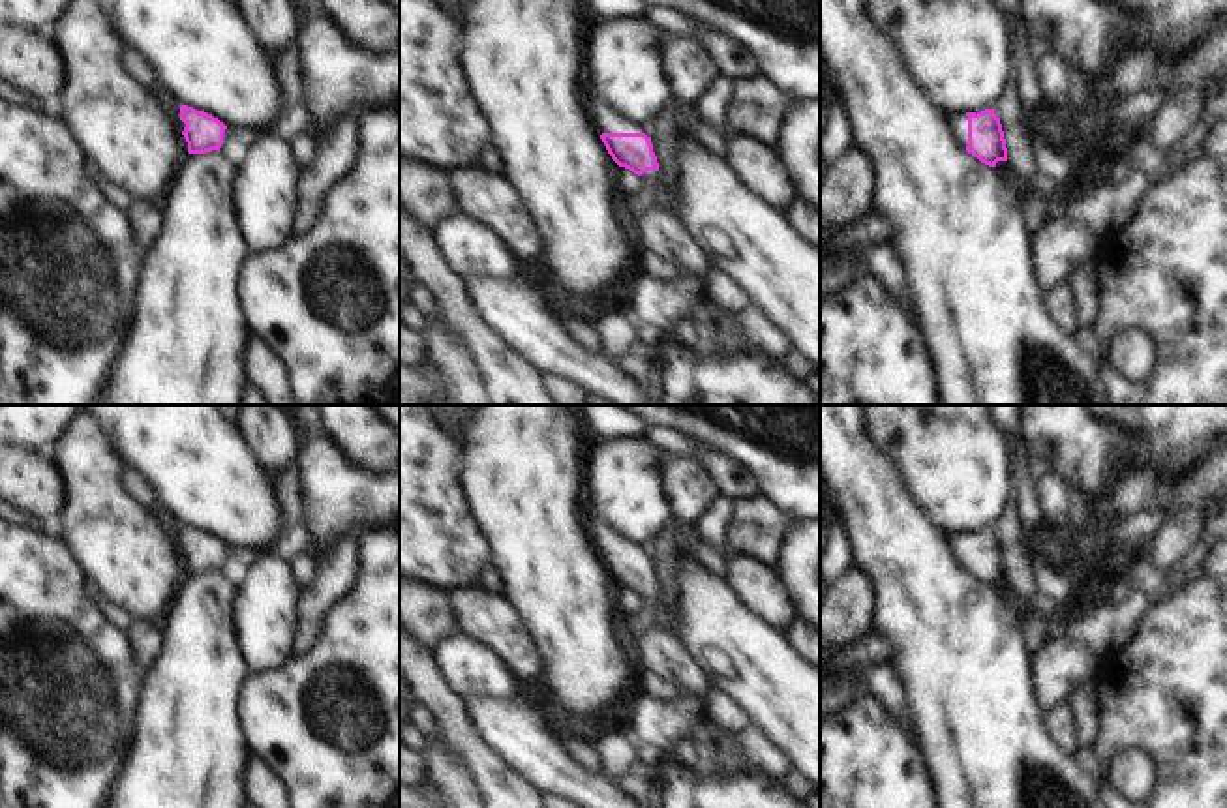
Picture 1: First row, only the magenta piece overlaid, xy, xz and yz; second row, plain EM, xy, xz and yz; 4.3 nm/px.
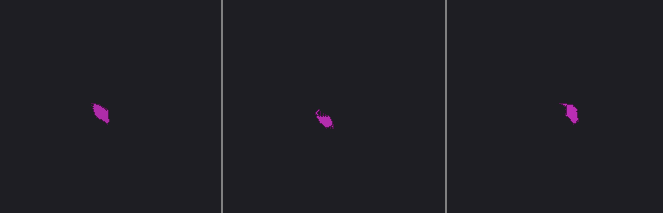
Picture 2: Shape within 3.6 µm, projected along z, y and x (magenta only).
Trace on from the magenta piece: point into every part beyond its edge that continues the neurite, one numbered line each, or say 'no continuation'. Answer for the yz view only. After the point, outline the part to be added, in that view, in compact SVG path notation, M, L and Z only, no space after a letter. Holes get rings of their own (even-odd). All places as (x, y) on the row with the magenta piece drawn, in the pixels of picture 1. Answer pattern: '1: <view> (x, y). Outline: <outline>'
1: yz (959, 122). Outline: M966 112L949 114L946 118L953 129L953 135L957 137L957 142L966 150L966 146L968 146L968 116L966 116Z

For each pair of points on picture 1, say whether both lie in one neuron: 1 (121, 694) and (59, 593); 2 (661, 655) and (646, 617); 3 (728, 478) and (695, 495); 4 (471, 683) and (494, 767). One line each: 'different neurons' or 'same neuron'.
1: same neuron
2: different neurons
3: different neurons
4: different neurons

